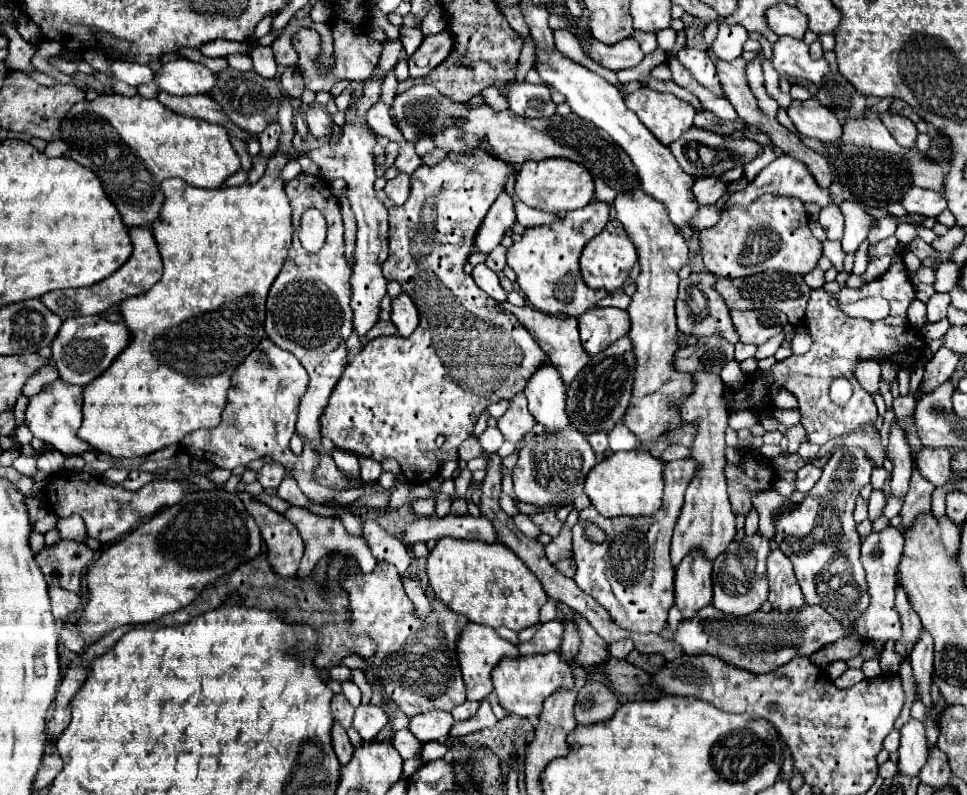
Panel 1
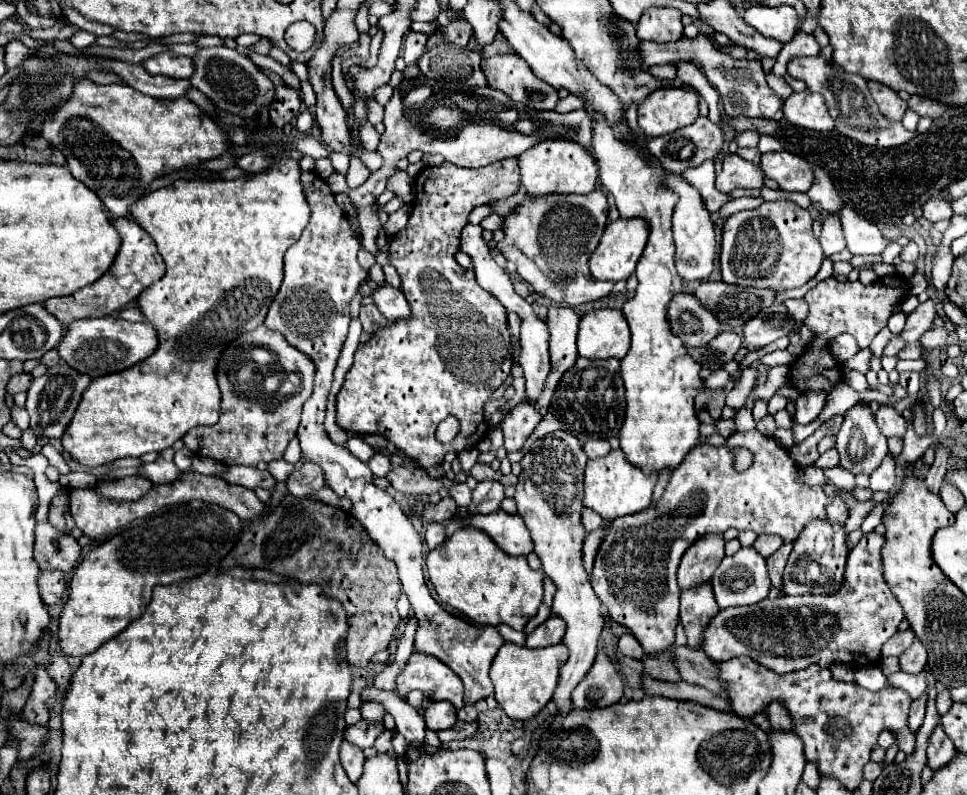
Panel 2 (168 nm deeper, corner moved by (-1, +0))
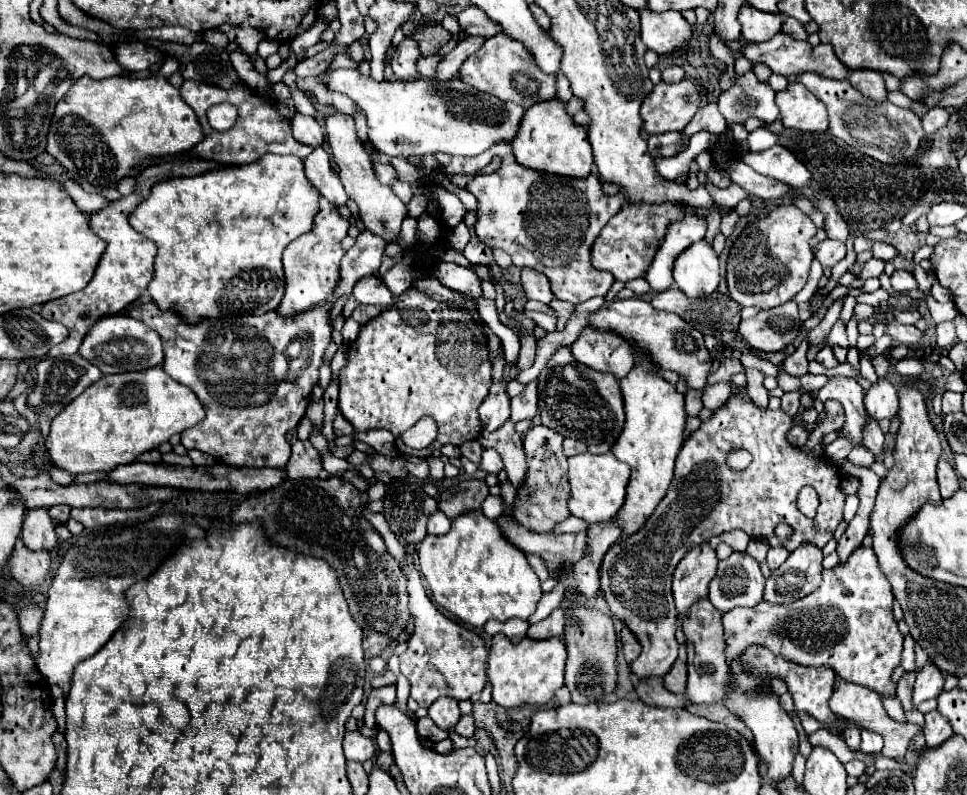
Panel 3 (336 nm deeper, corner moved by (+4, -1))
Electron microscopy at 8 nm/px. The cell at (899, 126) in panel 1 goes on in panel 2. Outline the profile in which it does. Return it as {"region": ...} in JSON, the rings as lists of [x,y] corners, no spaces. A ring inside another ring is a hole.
{"region":[[[870,81],[868,89],[870,89],[876,105],[880,107],[880,111],[886,117],[890,117],[892,121],[900,121],[902,119],[904,111],[908,109],[908,103],[904,99],[900,99],[896,91],[892,91],[890,87],[886,87],[886,85],[878,83],[878,81]]]}

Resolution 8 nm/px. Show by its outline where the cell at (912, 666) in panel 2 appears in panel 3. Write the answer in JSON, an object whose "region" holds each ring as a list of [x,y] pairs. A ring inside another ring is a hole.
{"region":[[[911,670],[911,672],[905,672],[905,674],[901,676],[901,680],[897,682],[897,698],[901,700],[901,704],[903,704],[905,710],[913,710],[911,692],[913,692],[915,676],[917,676],[917,670]]]}

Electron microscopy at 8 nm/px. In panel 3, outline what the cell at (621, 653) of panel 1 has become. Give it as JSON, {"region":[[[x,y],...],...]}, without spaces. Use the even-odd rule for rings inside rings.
{"region":[[[629,628],[621,630],[621,646],[623,646],[623,654],[625,654],[627,662],[633,662],[641,652],[641,644],[639,644],[639,640],[633,636],[633,632]]]}

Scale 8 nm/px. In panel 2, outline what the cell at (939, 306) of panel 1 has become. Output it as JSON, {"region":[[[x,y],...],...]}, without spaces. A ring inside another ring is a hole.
{"region":[[[928,299],[926,303],[920,303],[908,317],[906,317],[906,327],[902,329],[902,333],[898,333],[900,339],[904,339],[906,343],[914,343],[918,341],[918,337],[932,327],[932,321],[936,317],[936,307],[934,301]]]}

